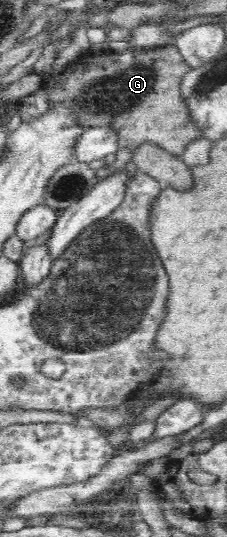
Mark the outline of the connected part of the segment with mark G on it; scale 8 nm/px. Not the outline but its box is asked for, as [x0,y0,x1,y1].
[40,45,203,156]

